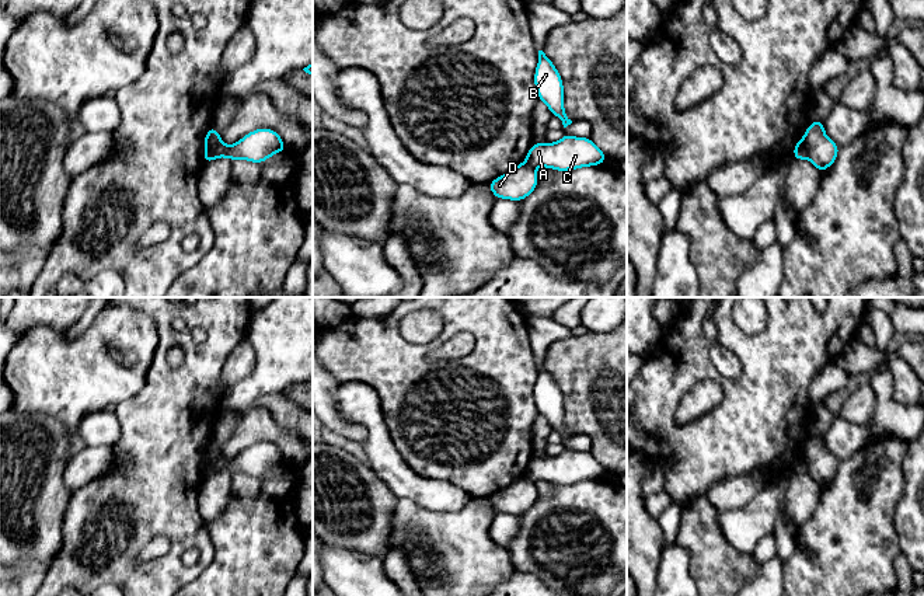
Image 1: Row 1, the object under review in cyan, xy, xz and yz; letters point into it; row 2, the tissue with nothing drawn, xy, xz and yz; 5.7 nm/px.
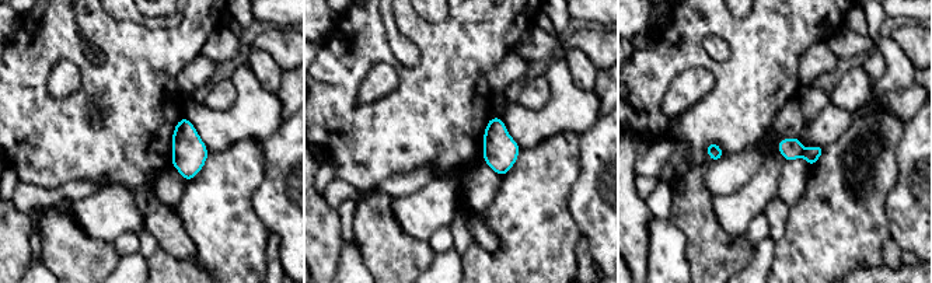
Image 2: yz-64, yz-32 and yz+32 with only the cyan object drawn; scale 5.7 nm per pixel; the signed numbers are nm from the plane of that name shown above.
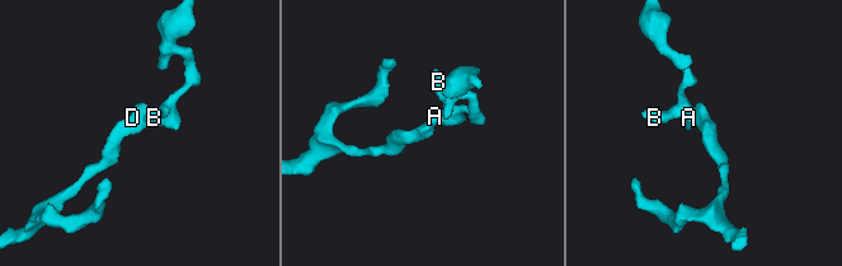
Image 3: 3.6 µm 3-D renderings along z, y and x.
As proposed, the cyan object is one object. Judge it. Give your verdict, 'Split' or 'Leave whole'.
Split

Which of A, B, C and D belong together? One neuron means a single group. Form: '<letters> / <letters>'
A B C / D

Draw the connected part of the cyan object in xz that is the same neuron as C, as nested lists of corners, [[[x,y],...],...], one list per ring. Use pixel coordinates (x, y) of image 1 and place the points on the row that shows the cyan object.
[[[568,133],[555,143],[533,143],[526,161],[531,167],[548,167],[555,171],[578,170],[580,167],[606,163],[606,154],[590,137],[575,137]]]

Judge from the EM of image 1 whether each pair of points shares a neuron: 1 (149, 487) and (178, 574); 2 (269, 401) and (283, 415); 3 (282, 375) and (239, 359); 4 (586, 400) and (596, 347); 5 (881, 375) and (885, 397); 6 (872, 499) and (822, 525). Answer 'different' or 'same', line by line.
1: same
2: same
3: different
4: same
5: same
6: same

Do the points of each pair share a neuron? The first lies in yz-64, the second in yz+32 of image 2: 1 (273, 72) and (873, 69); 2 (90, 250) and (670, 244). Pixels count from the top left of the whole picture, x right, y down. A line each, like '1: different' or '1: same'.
1: different
2: different

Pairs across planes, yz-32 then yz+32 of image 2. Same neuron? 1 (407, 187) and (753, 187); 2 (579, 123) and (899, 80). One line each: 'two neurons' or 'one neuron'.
1: two neurons
2: two neurons

